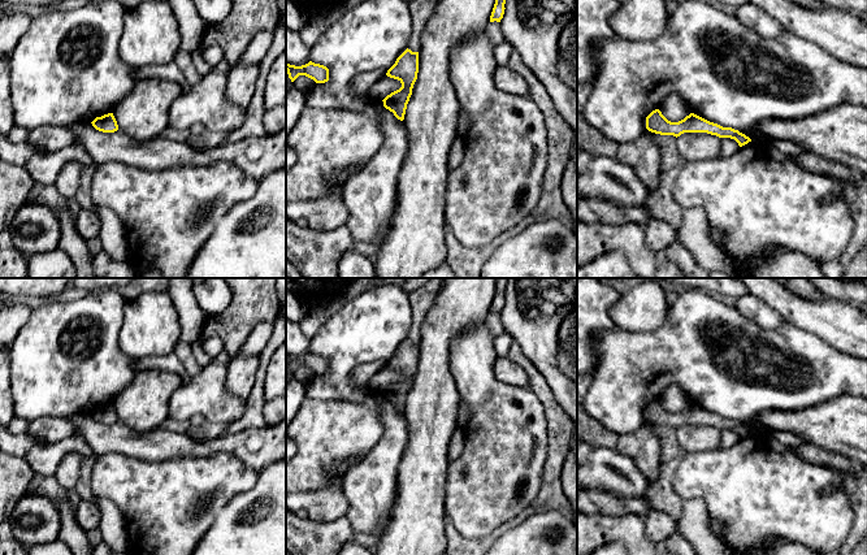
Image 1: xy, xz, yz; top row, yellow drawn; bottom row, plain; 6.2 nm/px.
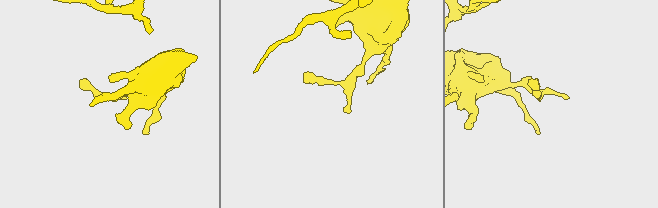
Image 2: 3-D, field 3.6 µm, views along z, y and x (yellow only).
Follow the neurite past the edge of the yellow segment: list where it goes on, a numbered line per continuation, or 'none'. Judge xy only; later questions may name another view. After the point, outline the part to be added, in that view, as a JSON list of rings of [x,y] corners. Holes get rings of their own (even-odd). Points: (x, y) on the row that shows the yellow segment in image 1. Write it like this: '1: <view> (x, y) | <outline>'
none

